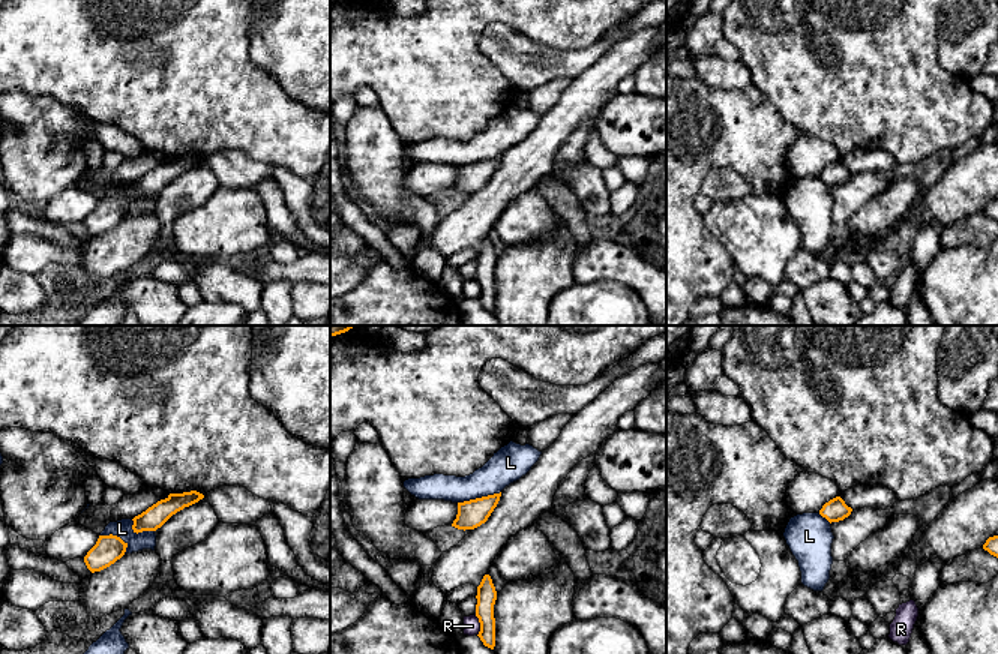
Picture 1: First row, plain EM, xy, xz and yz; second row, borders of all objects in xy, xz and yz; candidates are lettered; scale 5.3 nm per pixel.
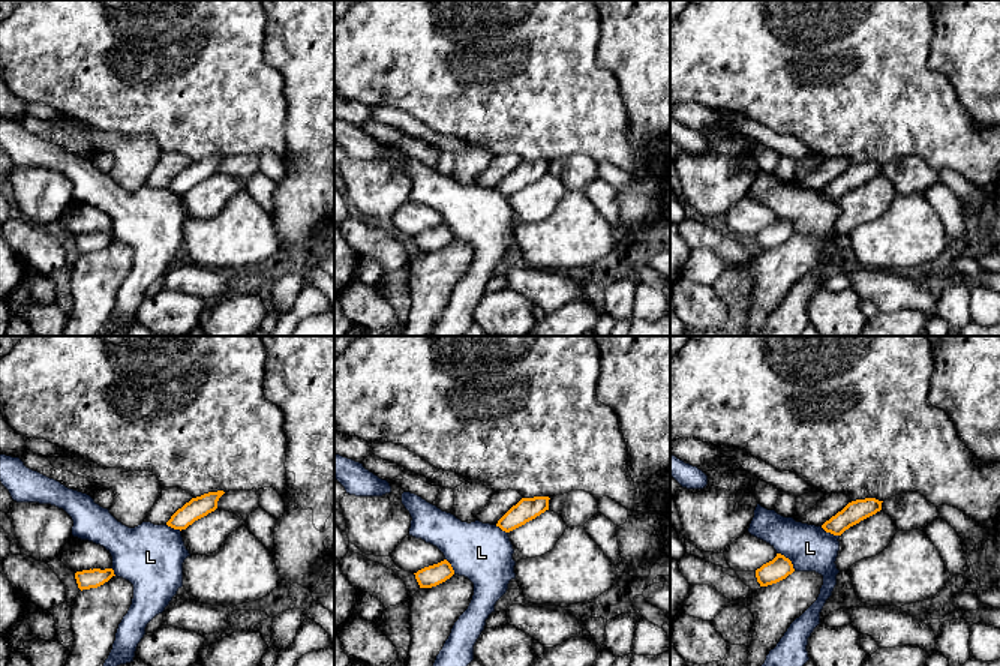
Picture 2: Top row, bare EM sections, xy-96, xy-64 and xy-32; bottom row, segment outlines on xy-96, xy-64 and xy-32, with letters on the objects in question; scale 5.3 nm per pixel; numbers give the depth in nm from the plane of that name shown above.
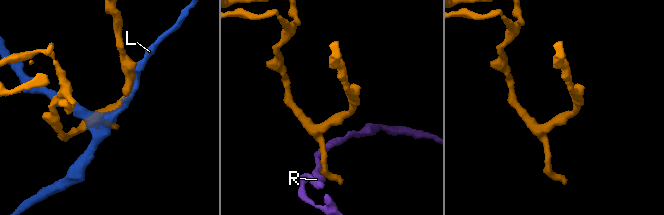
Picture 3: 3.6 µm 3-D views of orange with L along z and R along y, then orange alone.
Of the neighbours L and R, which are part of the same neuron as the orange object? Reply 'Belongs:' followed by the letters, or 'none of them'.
Belongs: L

